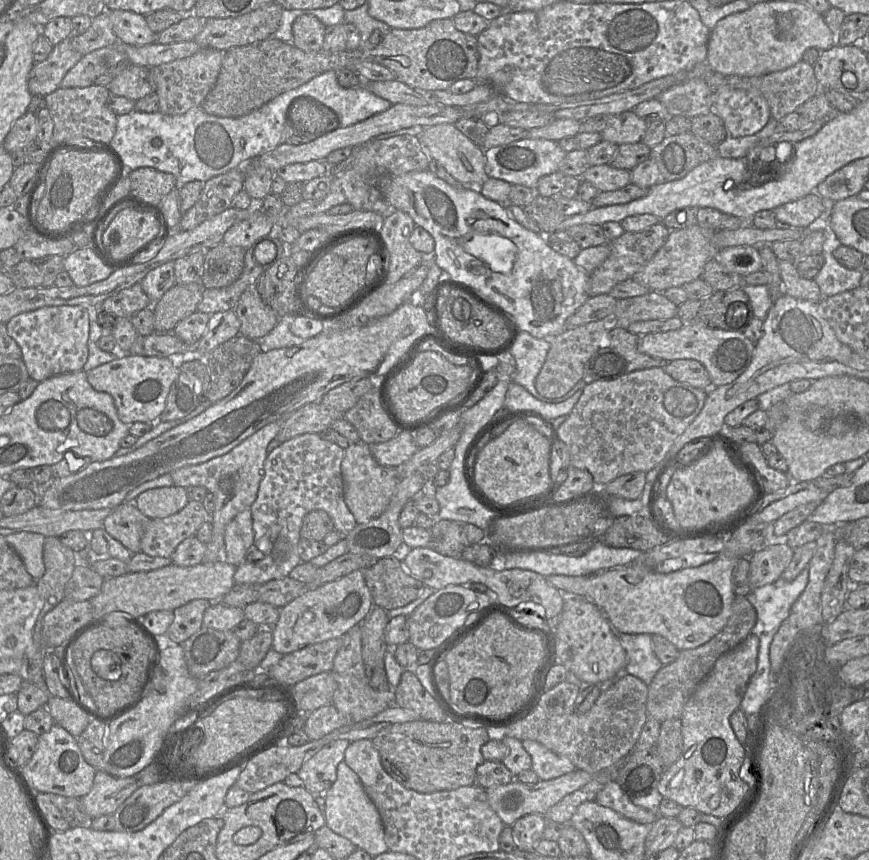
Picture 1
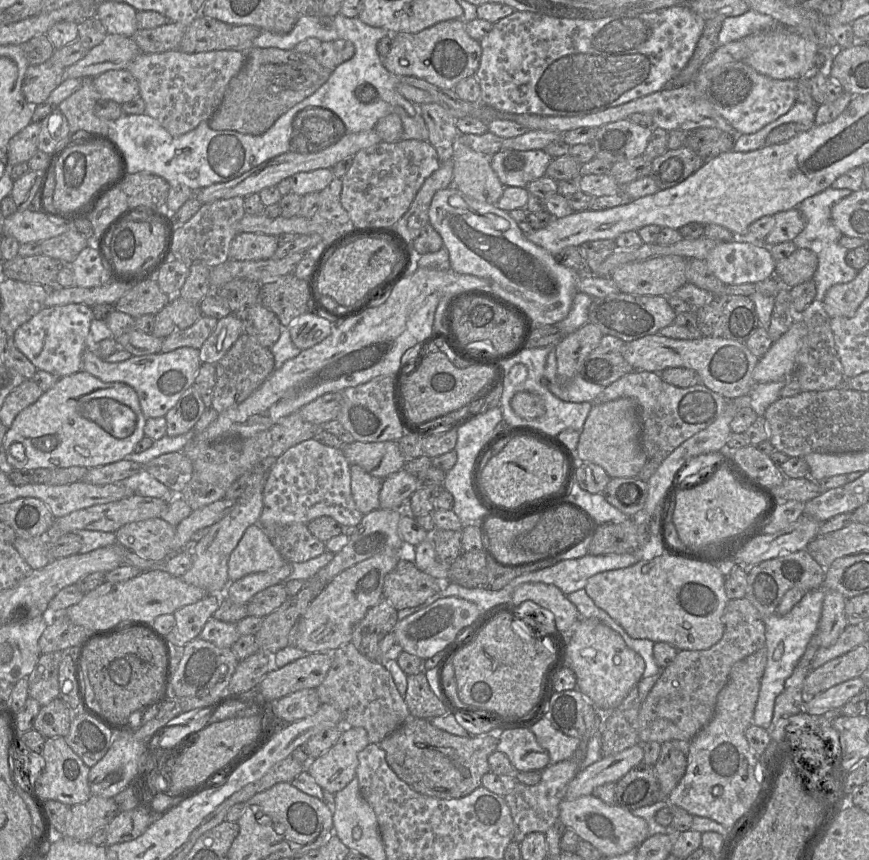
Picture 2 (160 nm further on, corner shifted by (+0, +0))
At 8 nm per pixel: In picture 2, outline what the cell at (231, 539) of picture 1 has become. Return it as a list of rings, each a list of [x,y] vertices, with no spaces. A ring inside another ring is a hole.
[[[259,524],[250,525],[230,554],[229,581],[236,581],[251,573],[277,570],[285,562],[264,529]]]

